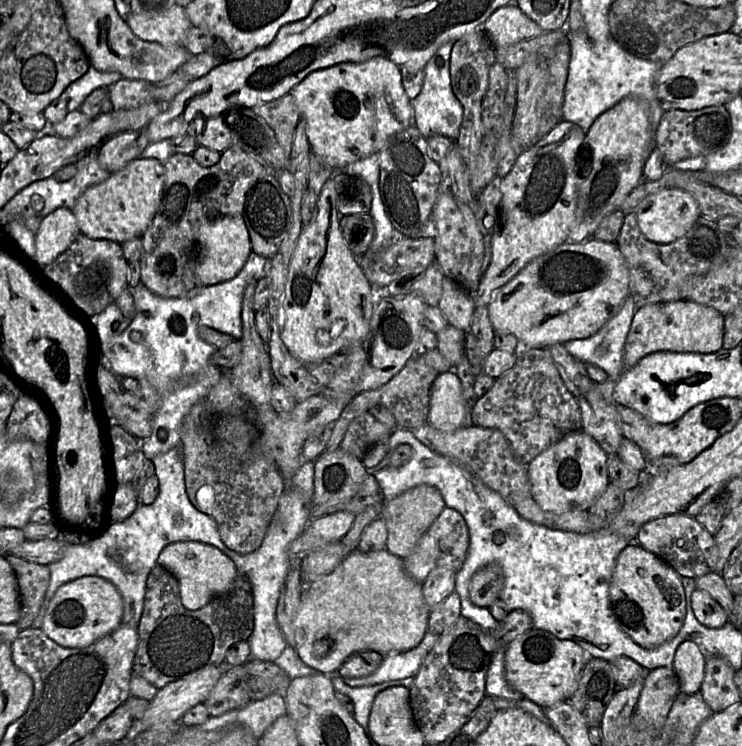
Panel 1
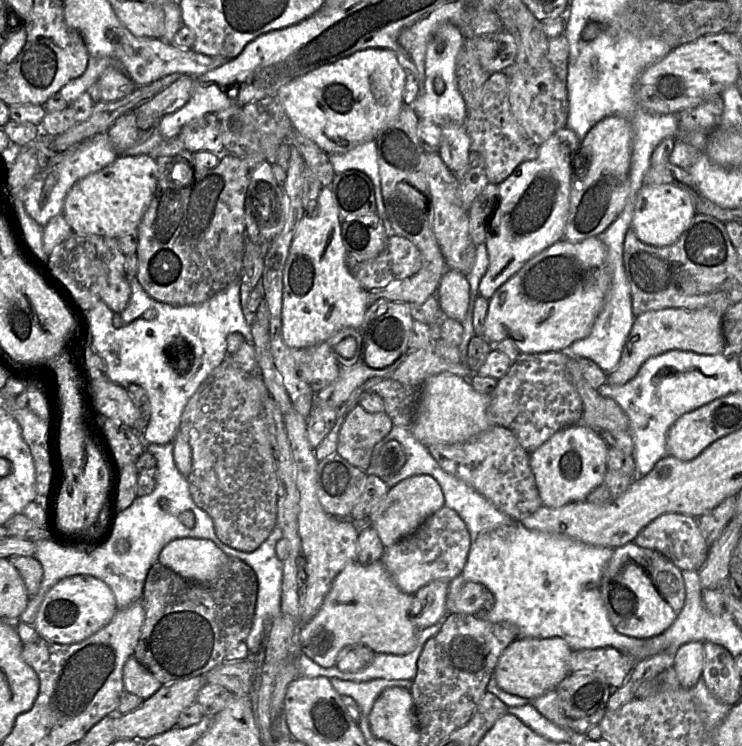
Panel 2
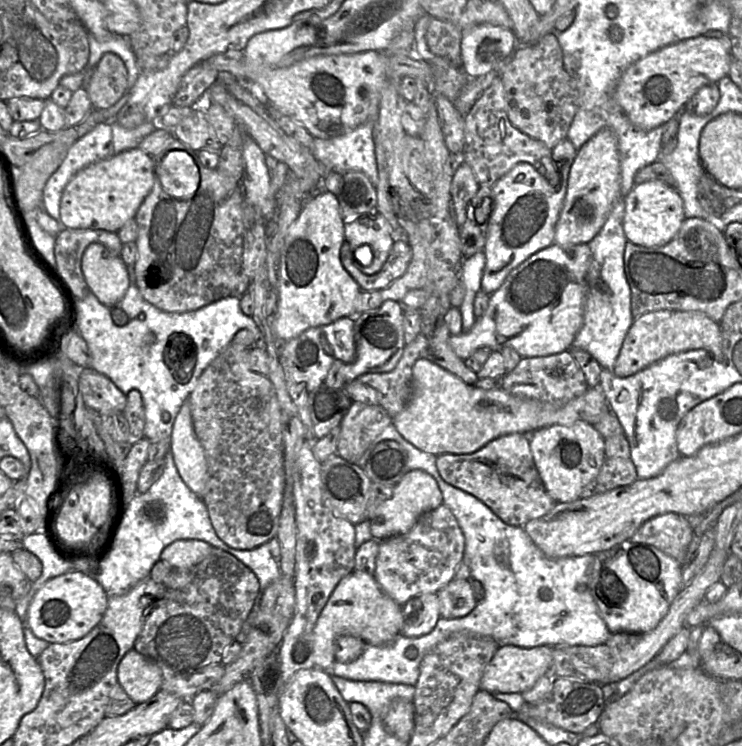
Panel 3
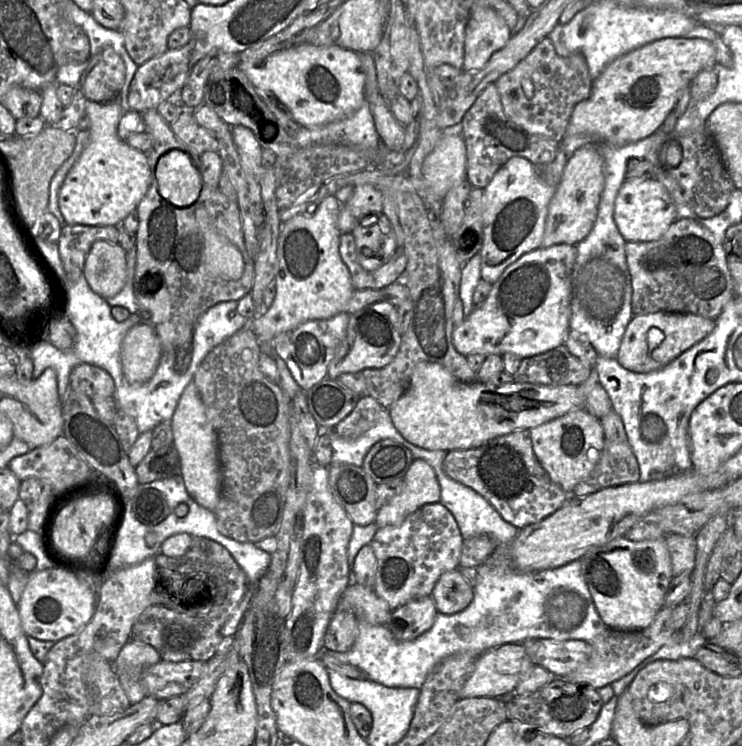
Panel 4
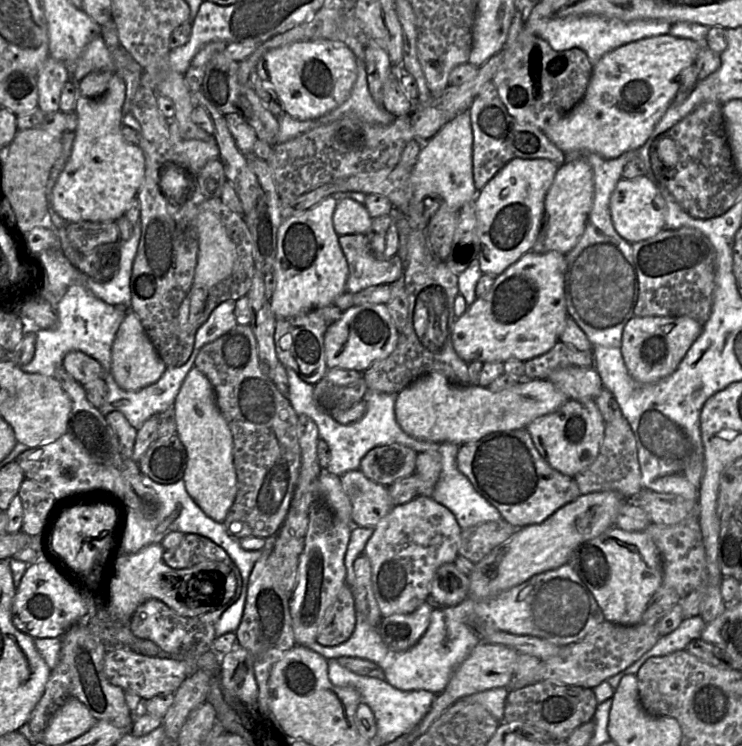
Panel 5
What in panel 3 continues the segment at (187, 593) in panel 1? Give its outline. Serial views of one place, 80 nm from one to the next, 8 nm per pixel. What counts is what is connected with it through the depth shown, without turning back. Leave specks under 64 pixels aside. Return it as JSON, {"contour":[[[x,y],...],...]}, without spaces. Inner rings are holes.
{"contour":[[[177,540],[162,551],[160,560],[175,567],[191,569],[201,564],[211,554],[213,548],[201,540]]]}

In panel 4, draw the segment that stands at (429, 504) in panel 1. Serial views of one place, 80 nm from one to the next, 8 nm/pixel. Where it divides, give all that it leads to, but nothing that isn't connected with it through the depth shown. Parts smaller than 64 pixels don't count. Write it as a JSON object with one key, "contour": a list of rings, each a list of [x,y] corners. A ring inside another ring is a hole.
{"contour":[[[413,459],[404,481],[402,492],[378,509],[375,520],[378,528],[400,525],[422,506],[440,501],[440,487],[435,472],[424,460]]]}

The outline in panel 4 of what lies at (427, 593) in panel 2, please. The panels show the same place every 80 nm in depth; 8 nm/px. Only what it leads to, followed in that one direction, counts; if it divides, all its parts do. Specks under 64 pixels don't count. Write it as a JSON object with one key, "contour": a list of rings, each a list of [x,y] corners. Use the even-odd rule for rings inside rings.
{"contour":[[[431,596],[415,598],[392,611],[386,627],[399,641],[411,641],[434,624],[437,610]]]}

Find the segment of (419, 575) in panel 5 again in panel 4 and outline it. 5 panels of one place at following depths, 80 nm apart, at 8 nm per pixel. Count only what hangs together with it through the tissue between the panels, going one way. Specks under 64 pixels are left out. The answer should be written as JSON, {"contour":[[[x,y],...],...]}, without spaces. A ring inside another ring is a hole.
{"contour":[[[439,502],[422,506],[400,525],[378,528],[370,542],[376,557],[374,591],[393,611],[415,598],[431,596],[440,576],[459,567],[463,541],[454,517]]]}

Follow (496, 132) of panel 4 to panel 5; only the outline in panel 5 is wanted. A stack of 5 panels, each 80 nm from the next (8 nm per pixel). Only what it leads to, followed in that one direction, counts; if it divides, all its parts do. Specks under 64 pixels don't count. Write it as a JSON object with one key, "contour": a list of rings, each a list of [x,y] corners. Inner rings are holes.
{"contour":[[[493,82],[482,87],[469,108],[469,114],[473,132],[472,162],[476,190],[480,191],[504,165],[515,158],[547,159],[559,167],[565,163],[565,153],[542,130],[528,123],[520,123],[508,113]]]}

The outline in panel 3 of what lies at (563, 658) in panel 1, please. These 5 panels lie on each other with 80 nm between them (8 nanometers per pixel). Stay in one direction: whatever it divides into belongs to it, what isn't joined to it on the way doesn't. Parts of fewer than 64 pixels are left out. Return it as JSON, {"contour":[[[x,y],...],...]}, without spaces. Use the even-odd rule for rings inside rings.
{"contour":[[[514,645],[500,646],[486,666],[480,681],[480,690],[489,693],[523,693],[534,686],[538,679],[550,674],[552,647],[547,645],[524,648]]]}

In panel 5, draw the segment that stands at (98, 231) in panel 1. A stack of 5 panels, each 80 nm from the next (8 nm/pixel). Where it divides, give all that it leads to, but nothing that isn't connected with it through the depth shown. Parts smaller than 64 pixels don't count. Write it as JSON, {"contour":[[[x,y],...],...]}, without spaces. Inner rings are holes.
{"contour":[[[120,73],[111,78],[107,90],[99,97],[91,98],[81,94],[76,99],[77,126],[70,157],[52,189],[50,206],[69,222],[116,221],[125,215],[129,204],[137,196],[144,180],[145,158],[138,145],[127,142],[122,136],[121,126],[126,85]]]}

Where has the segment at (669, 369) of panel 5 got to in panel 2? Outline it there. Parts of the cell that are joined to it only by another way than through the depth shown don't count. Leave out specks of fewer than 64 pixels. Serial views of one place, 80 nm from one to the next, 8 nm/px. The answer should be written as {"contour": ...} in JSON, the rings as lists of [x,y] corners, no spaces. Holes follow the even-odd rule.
{"contour":[[[664,308],[647,311],[635,317],[619,365],[608,375],[606,383],[613,386],[625,384],[638,373],[645,361],[666,351],[681,350],[716,355],[721,353],[725,346],[722,315],[713,309]]]}

